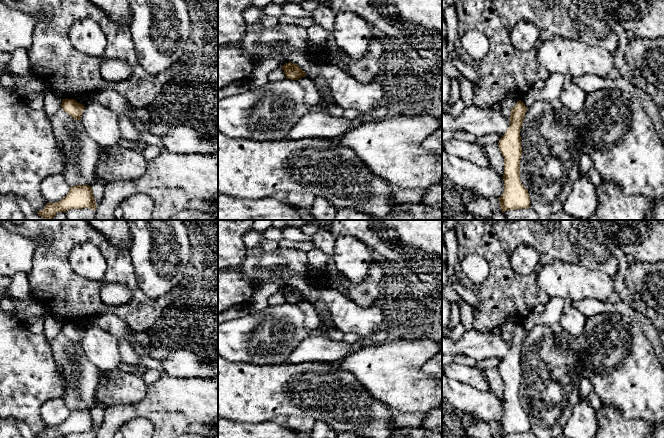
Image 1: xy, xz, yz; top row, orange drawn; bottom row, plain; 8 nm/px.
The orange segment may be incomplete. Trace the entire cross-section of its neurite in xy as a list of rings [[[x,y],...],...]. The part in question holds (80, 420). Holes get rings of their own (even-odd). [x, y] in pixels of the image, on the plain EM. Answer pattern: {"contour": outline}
{"contour": [[[76,409],[69,412],[68,418],[60,425],[47,427],[43,434],[37,438],[56,438],[58,436],[67,436],[70,433],[89,432],[96,434],[96,426],[93,415],[89,409]]]}

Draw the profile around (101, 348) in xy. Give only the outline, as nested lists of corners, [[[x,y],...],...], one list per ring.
[[[99,326],[85,330],[81,347],[89,362],[101,372],[119,369],[122,361],[118,339]]]

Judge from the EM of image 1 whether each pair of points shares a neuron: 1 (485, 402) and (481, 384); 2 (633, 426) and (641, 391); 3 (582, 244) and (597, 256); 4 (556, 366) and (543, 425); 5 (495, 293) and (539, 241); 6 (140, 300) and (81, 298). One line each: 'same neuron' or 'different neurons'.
1: different neurons
2: different neurons
3: same neuron
4: same neuron
5: same neuron
6: same neuron

